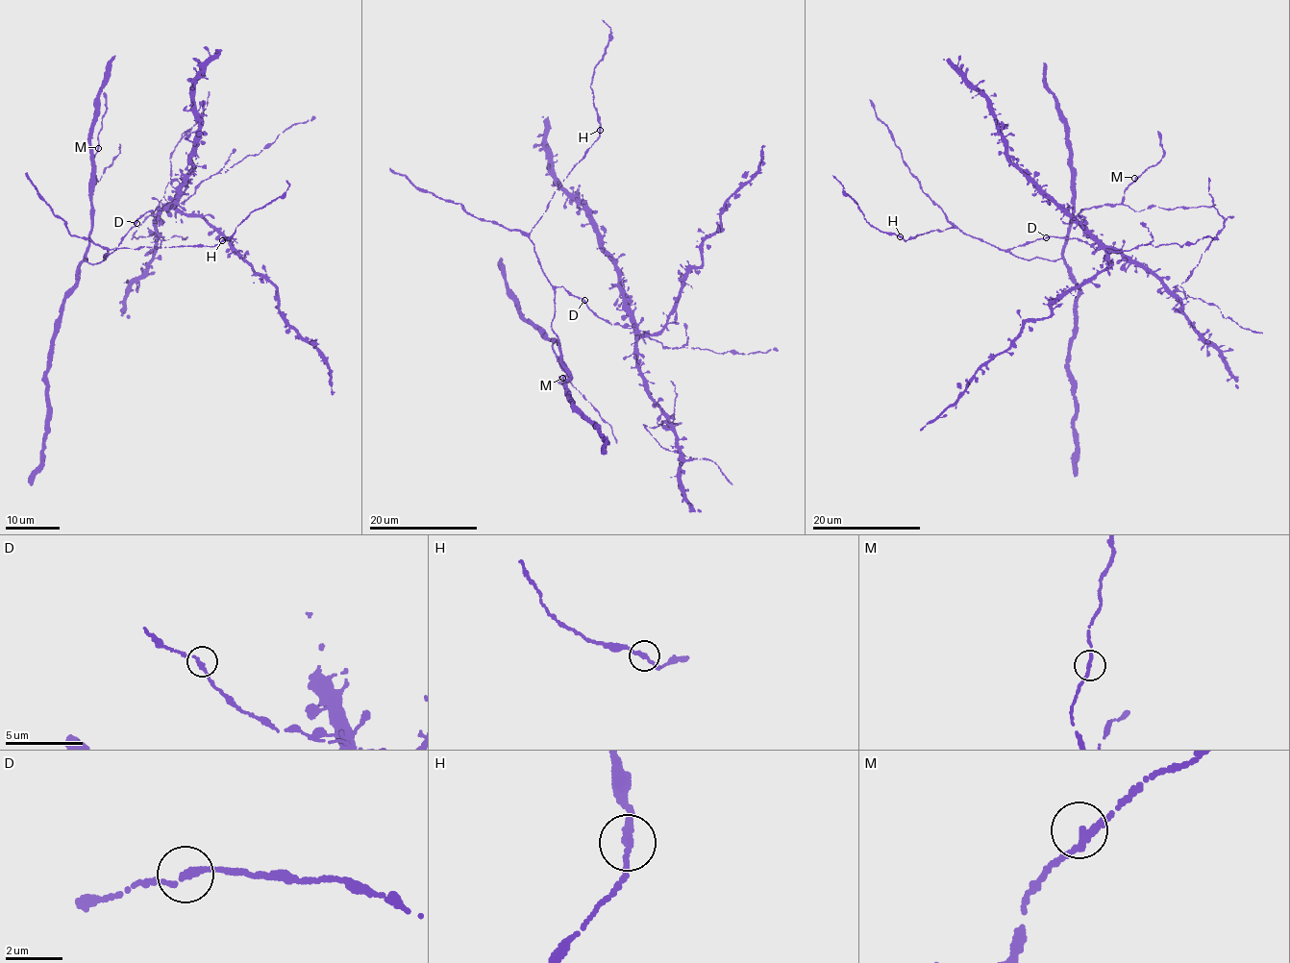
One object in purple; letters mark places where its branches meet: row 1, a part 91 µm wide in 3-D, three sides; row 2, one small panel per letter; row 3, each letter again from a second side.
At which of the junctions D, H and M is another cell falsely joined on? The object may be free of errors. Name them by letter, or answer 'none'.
none

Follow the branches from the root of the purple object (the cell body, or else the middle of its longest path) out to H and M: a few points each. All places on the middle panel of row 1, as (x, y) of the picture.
H: (583, 300), (562, 286), (550, 284), (529, 236), (554, 191), (596, 140), (600, 130)
M: (583, 300), (562, 286), (555, 289), (552, 331), (560, 347), (551, 341), (566, 375), (558, 376), (562, 378)

